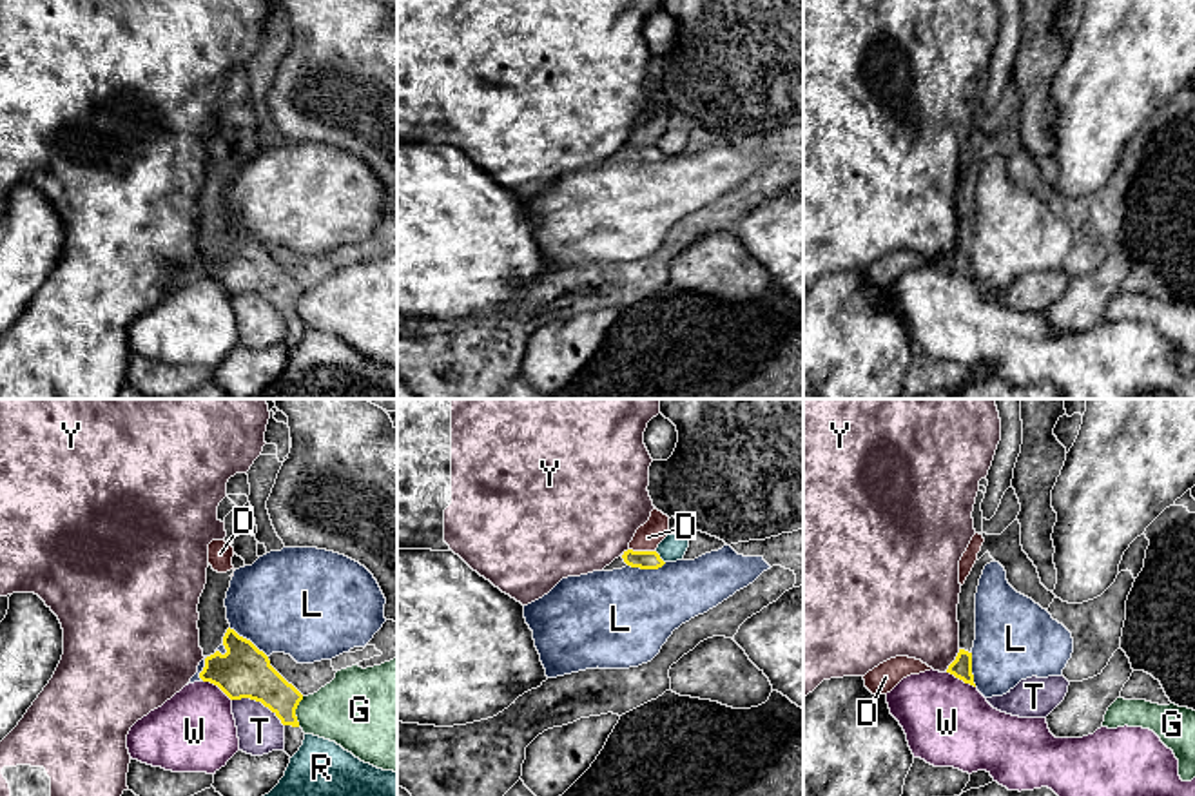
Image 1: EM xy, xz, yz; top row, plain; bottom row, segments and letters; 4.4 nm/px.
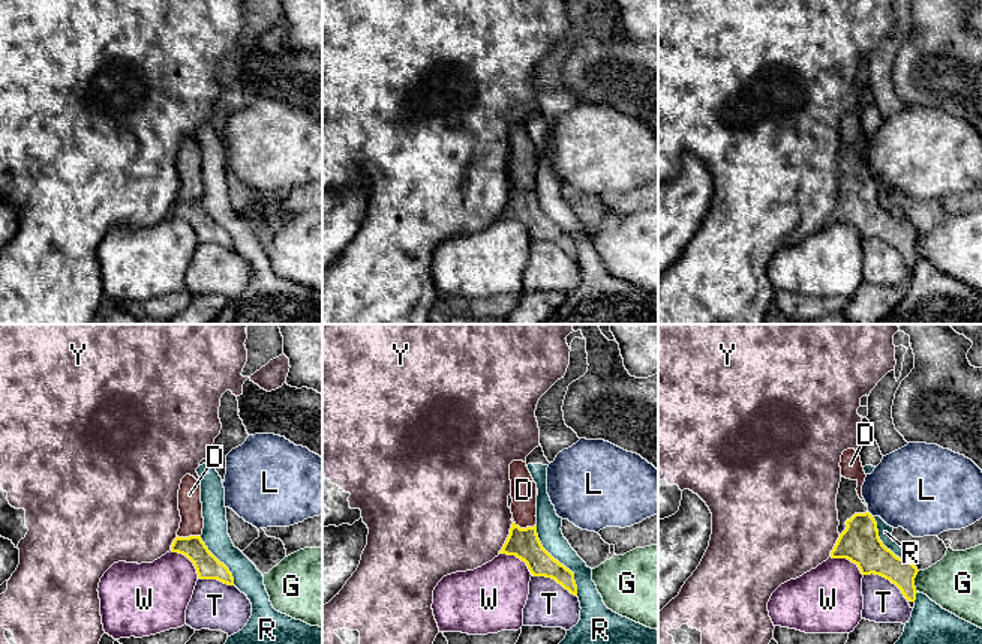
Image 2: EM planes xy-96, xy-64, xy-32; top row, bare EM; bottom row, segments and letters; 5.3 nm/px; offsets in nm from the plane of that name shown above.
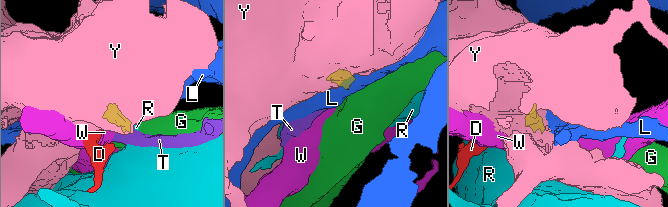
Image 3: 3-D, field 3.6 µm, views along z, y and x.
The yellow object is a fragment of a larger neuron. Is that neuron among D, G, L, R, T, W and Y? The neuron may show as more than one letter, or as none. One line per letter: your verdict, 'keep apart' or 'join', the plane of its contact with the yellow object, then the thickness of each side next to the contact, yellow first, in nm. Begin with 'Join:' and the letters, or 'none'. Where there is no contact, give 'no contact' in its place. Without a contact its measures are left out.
Join: D
D: join; meets yellow in xz; 80 nm thick on the yellow side, 120 nm on the other
G: keep apart; meets yellow in xy; 200 nm thick on the yellow side, 300 nm on the other
L: keep apart; meets yellow in xy; 240 nm thick on the yellow side, 460 nm on the other
R: keep apart; meets yellow in xz; 80 nm thick on the yellow side, 120 nm on the other
T: keep apart; meets yellow in xy; 240 nm thick on the yellow side, 200 nm on the other
W: keep apart; meets yellow in xy; 240 nm thick on the yellow side, 360 nm on the other
Y: keep apart; meets yellow in yz; 100 nm thick on the yellow side, 360 nm on the other

